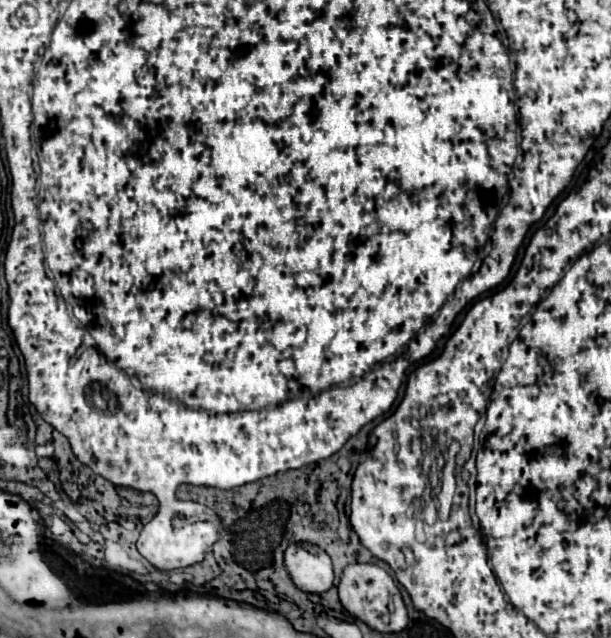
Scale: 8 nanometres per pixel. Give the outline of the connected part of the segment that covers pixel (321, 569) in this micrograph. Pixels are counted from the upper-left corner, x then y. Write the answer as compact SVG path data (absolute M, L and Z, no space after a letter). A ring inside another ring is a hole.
M290 544L284 552L284 564L294 584L304 592L326 592L332 588L334 570L330 556L314 544Z

